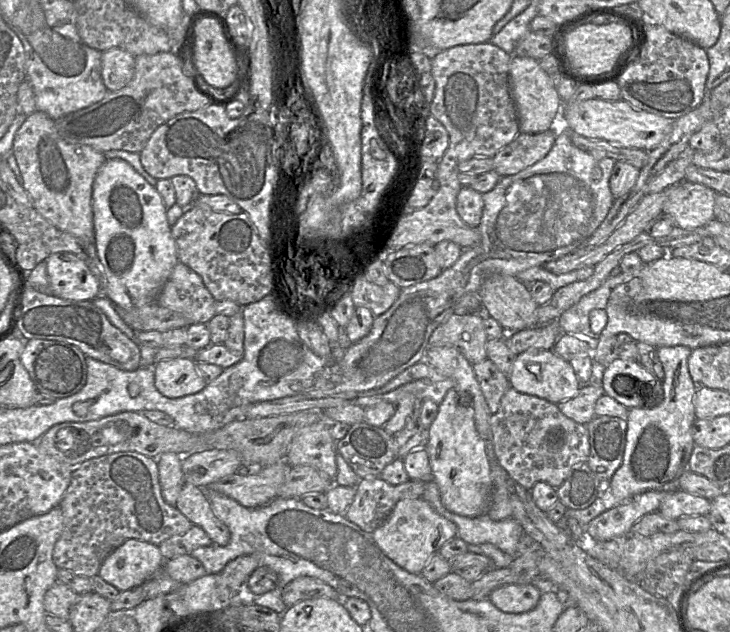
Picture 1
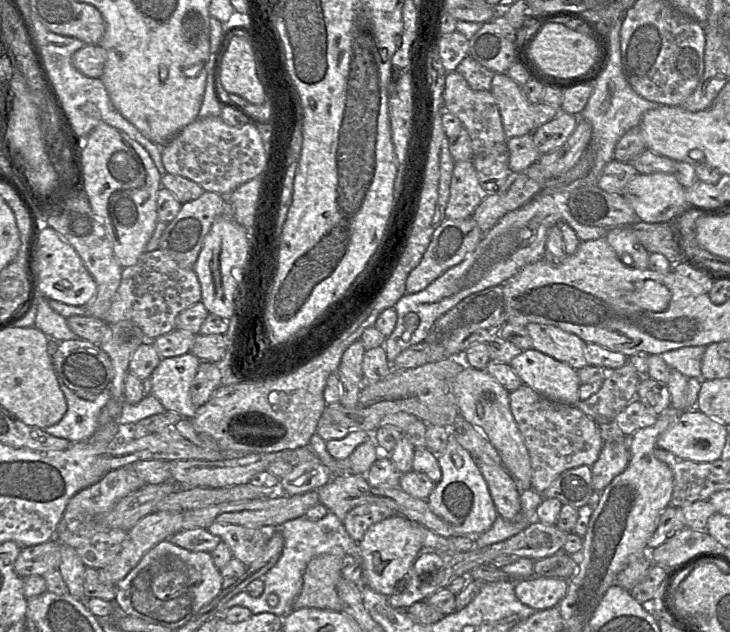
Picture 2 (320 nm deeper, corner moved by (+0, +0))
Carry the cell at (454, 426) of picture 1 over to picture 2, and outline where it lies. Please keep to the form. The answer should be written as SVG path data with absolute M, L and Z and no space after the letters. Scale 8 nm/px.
M451 433L444 452L435 455L438 458L442 477L427 499L431 510L450 524L453 536L482 534L488 531L495 522L498 513L476 460Z

